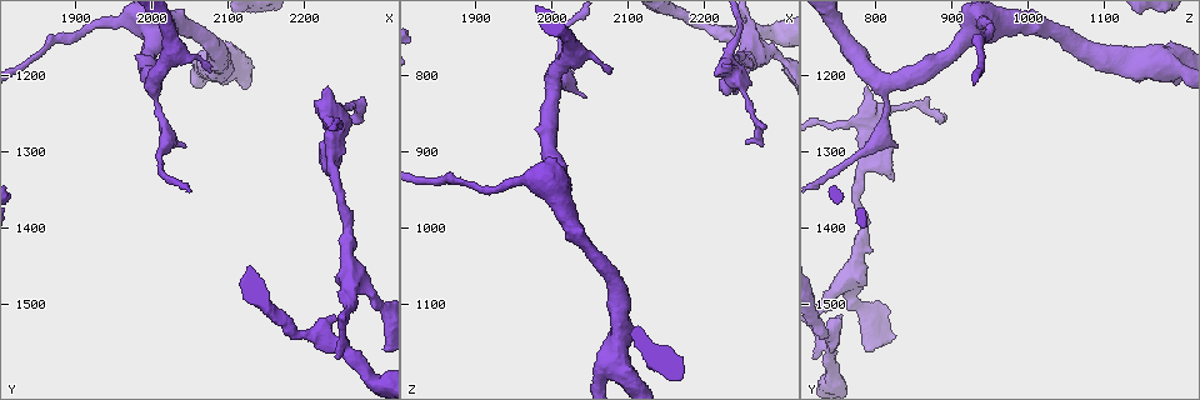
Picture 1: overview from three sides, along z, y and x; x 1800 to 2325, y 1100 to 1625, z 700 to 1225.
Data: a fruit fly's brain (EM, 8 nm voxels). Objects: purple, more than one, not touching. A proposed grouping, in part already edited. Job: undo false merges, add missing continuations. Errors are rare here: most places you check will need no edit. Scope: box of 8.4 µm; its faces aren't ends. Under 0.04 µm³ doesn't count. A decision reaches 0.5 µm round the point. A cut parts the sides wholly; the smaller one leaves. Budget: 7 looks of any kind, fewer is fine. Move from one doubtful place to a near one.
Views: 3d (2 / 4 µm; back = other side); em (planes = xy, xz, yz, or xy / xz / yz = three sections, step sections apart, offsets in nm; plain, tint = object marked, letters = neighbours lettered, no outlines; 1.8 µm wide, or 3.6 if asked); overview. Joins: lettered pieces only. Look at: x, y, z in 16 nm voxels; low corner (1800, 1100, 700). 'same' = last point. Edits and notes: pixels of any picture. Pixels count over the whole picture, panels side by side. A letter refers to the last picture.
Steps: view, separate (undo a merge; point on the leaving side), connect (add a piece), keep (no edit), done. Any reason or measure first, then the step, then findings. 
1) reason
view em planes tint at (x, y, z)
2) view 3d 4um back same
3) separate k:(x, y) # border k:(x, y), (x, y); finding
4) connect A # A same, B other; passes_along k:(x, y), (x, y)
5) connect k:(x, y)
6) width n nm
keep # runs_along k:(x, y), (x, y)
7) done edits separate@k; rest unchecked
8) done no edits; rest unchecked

branch stops here
view em yz step 4 letters at (2240, 1335, 820)

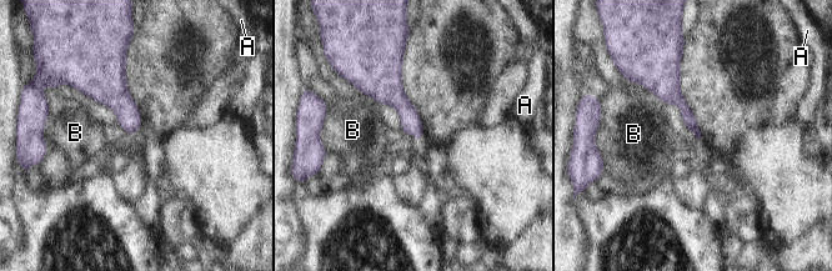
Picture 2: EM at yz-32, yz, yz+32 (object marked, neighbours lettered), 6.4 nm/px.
keep # A other, B other; border 2:(627, 79), (651, 90), (666, 104); none of them fits

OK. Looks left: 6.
calibre changes
view em planes plain at (2245, 1555, 740)

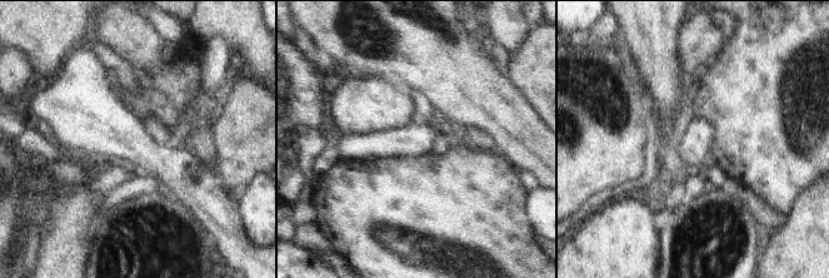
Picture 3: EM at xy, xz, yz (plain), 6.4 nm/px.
view em planes letters same

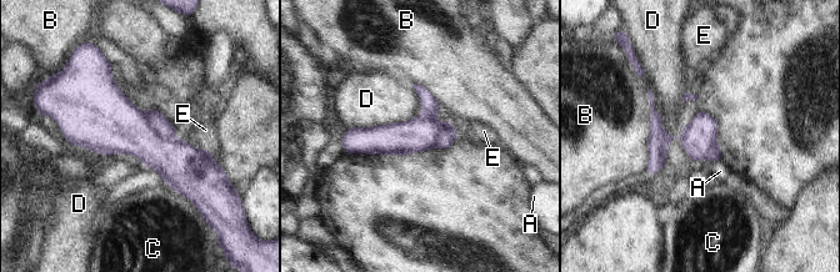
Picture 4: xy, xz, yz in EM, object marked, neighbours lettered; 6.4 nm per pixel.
separate 4:(119, 126) # A other, B other, C other, D other, E other; part_leaving 4:(435, 130), (403, 139), (345, 141); a second cell is stuck on

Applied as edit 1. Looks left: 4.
see it whole again
view overview

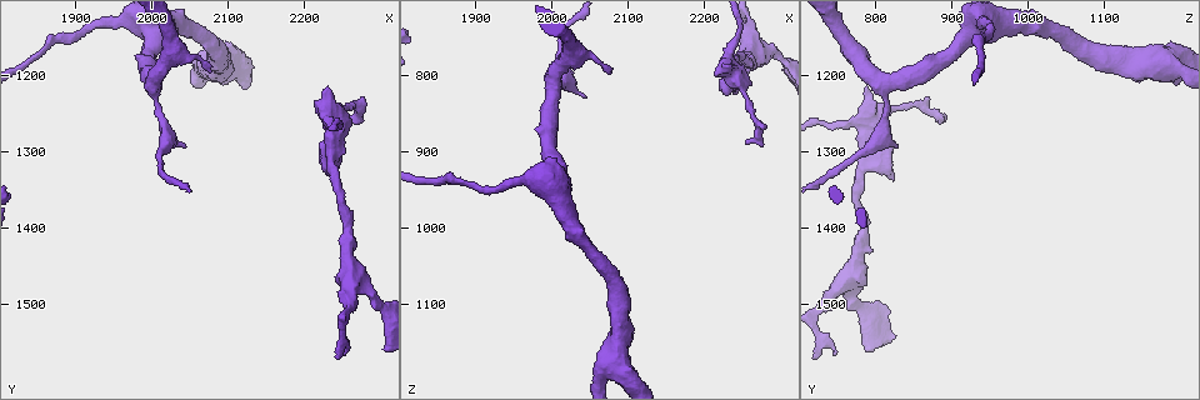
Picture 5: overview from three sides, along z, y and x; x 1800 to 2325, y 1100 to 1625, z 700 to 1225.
tapers out
view em planes tint at (2045, 1295, 825)

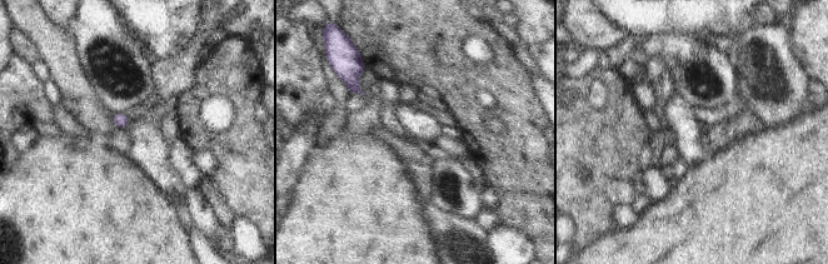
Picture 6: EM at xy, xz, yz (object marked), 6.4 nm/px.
see the neighbours
view em planes letters same

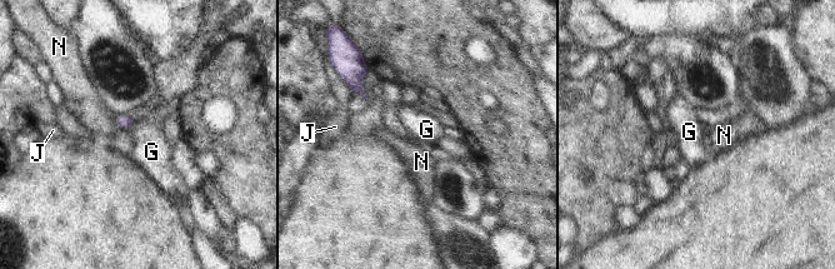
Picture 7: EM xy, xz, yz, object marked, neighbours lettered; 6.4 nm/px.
longest_contact N 90 nm
keep # G other, J other, N other; no lettered piece goes on from it

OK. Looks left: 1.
done edits separate@4; rest unchecked

